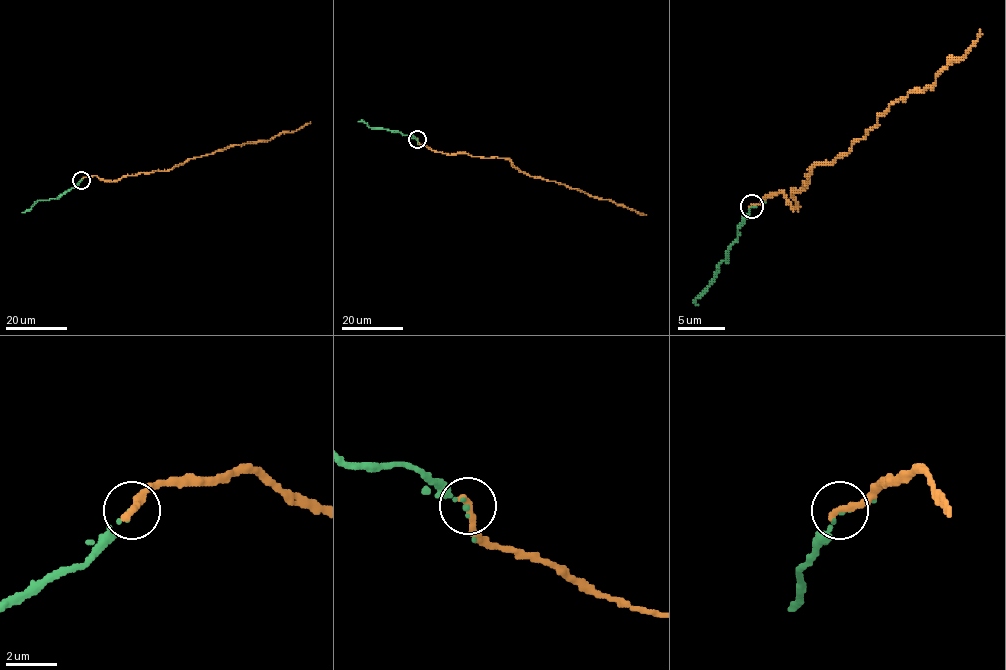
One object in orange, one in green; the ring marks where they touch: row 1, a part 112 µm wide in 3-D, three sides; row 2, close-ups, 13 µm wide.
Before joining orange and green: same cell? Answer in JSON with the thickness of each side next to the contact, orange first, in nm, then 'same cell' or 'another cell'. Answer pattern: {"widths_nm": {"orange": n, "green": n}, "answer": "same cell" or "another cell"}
{"widths_nm": {"orange": 360, "green": 130}, "answer": "same cell"}

